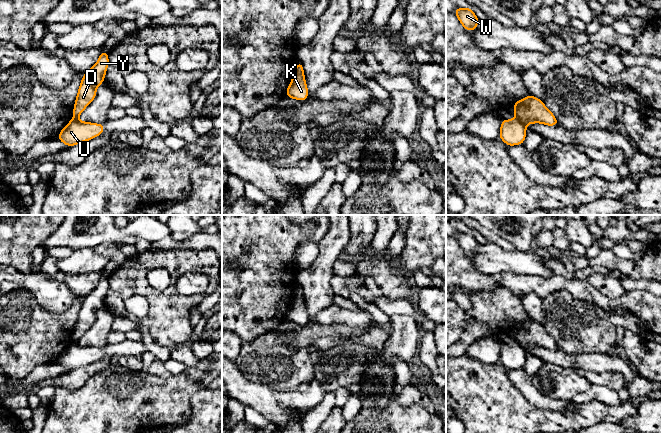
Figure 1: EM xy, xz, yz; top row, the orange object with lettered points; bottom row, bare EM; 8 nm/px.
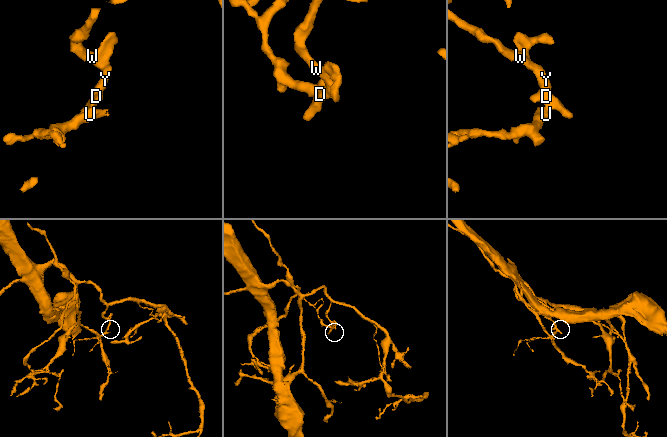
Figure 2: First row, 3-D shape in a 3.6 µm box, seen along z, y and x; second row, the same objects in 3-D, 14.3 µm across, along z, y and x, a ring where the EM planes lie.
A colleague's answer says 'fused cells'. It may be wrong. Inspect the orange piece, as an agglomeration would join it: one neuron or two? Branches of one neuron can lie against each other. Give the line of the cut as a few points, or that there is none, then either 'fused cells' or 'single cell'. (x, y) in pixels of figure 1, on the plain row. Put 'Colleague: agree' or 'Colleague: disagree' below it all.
cut yz (517, 341), (524, 348); fused cells
Colleague: agree

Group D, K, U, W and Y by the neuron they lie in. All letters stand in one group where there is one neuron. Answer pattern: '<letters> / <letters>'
D K W Y / U

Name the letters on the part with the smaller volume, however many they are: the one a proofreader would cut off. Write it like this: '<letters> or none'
U

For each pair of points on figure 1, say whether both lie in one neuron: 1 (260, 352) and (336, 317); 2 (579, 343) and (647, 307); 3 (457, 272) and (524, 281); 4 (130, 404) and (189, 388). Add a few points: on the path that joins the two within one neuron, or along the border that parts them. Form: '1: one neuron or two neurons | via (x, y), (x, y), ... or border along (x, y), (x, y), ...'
1: two neurons | border along (316, 323), (322, 326), (344, 324)
2: two neurons | border along (591, 303), (608, 319)
3: one neuron | via (474, 280), (507, 279)
4: one neuron | via (145, 397), (170, 396), (174, 392)

